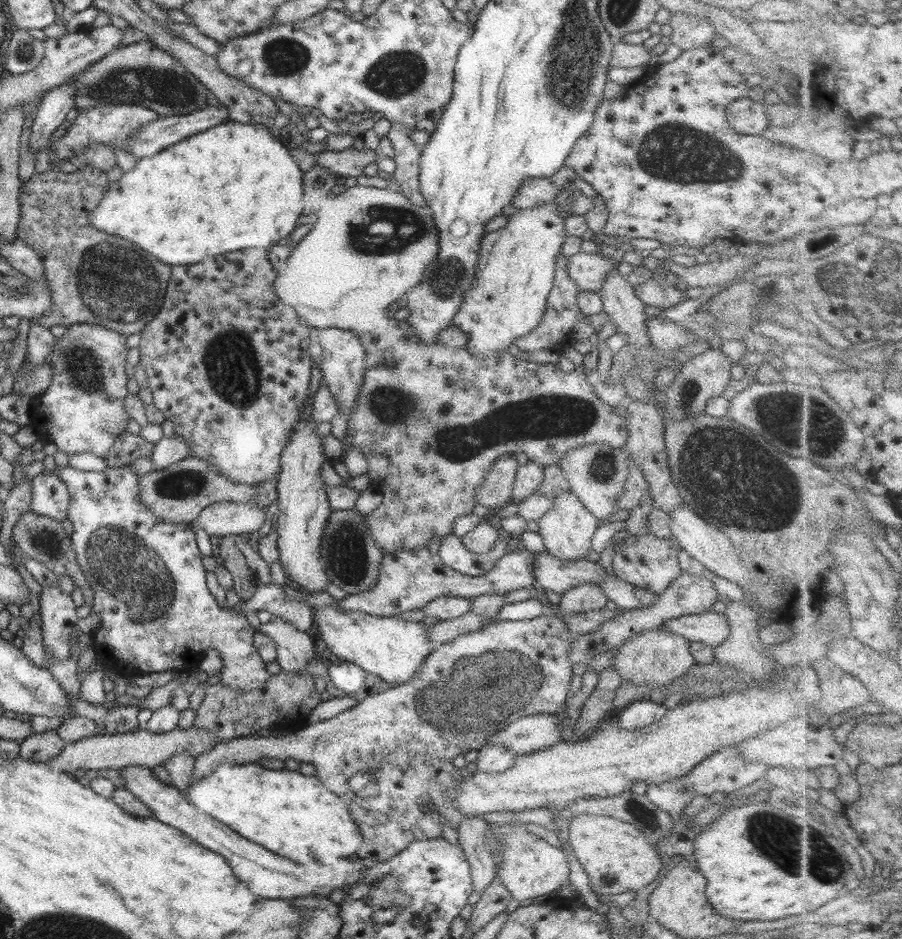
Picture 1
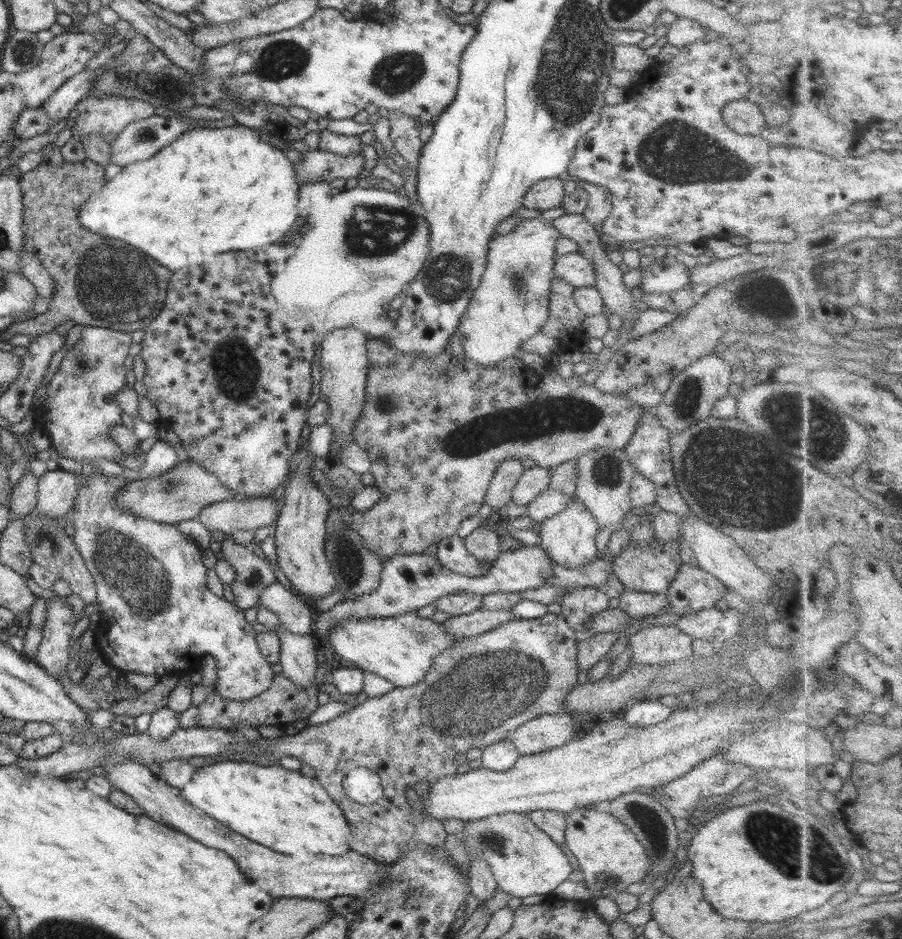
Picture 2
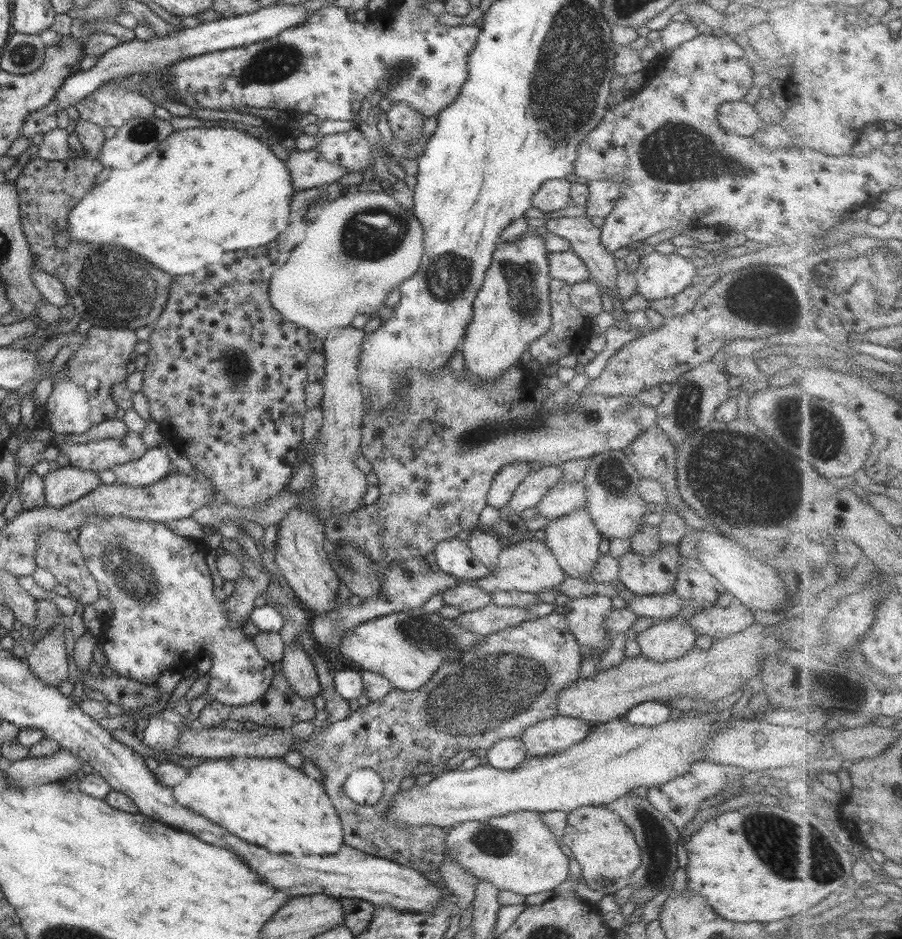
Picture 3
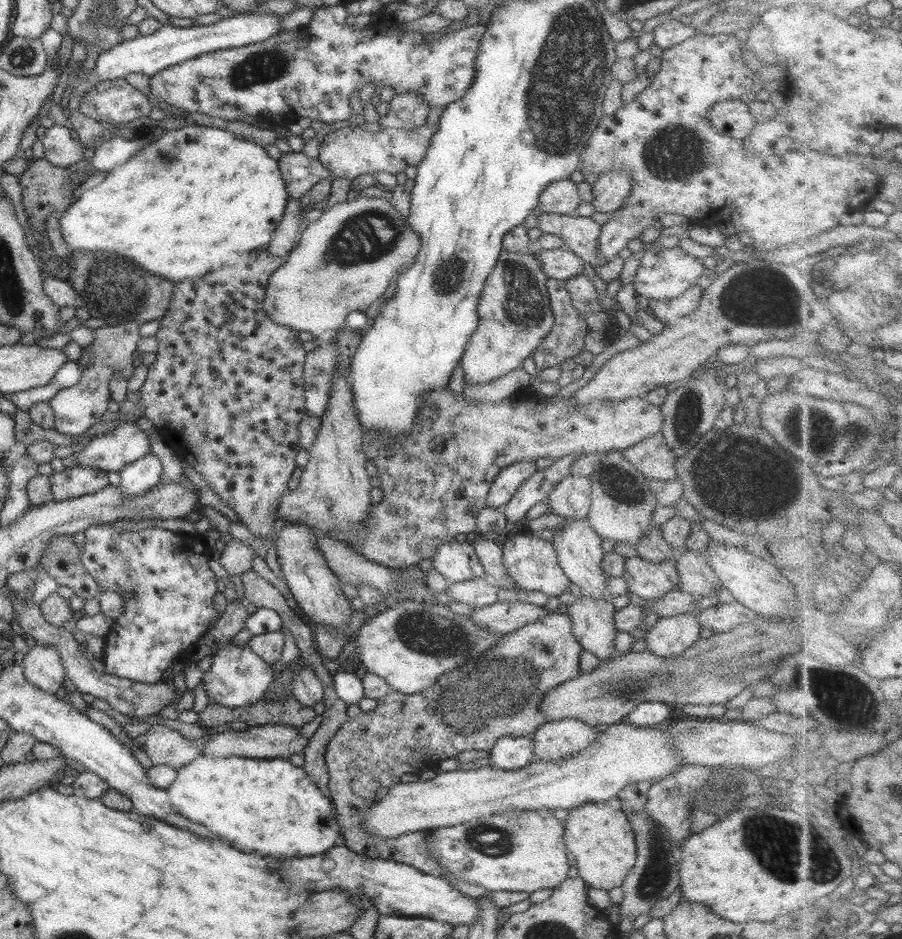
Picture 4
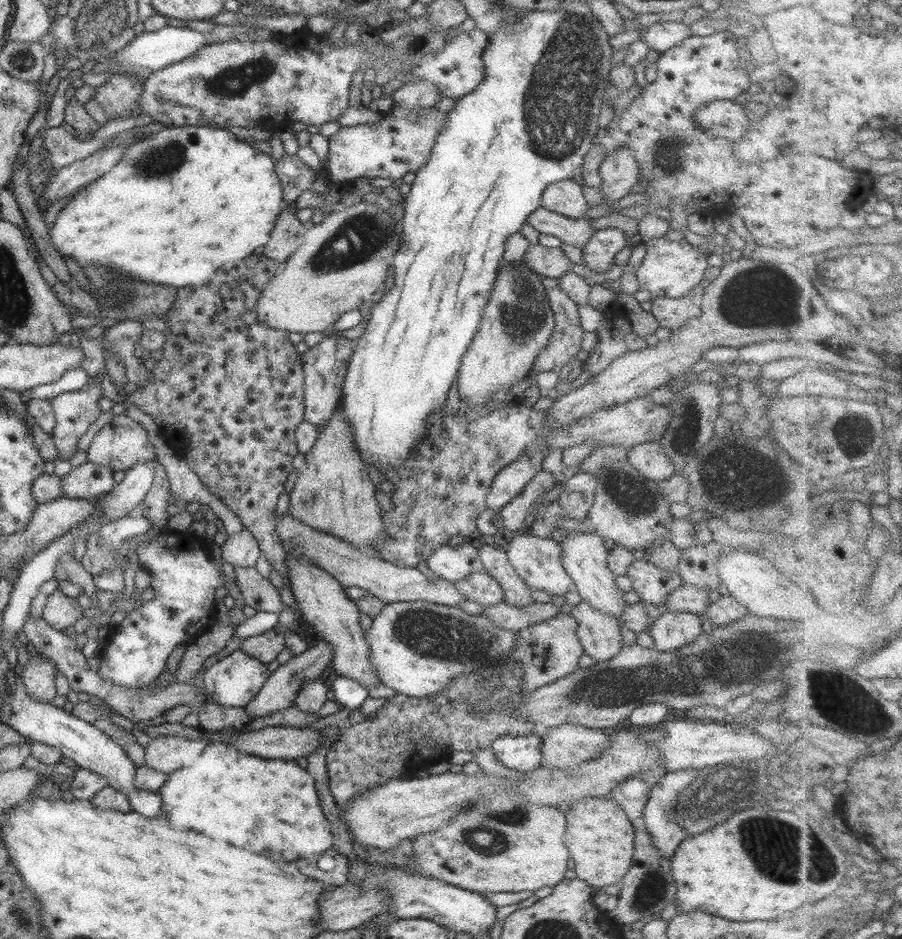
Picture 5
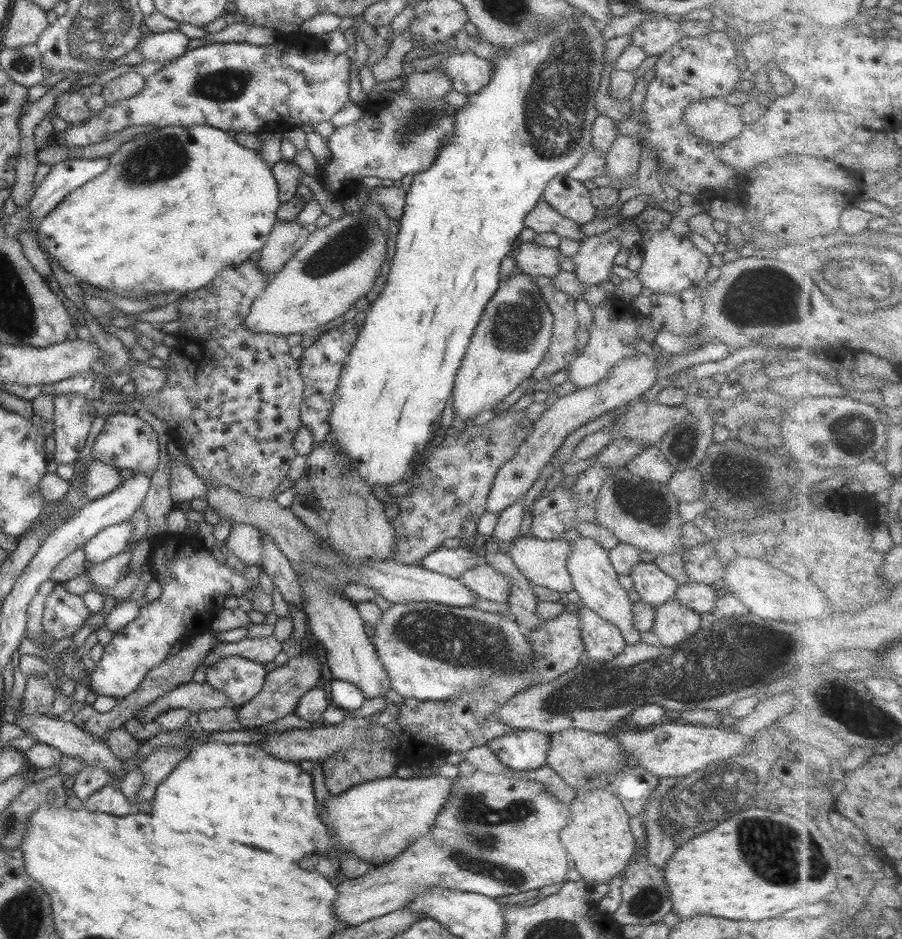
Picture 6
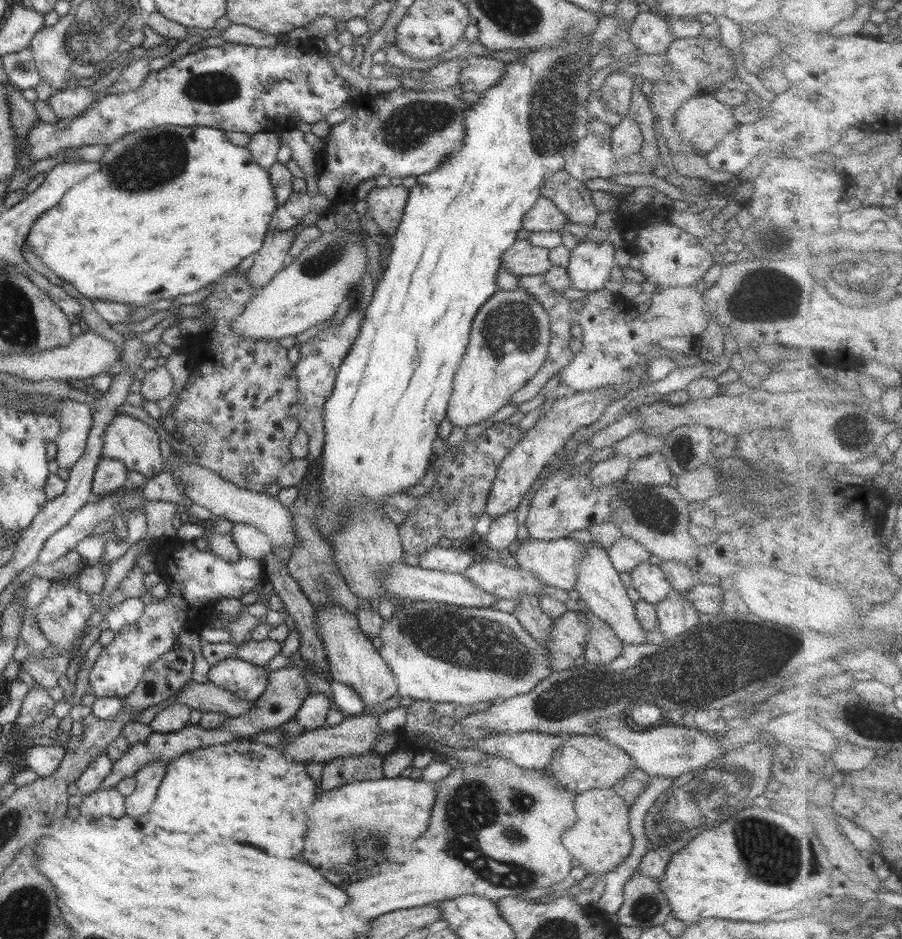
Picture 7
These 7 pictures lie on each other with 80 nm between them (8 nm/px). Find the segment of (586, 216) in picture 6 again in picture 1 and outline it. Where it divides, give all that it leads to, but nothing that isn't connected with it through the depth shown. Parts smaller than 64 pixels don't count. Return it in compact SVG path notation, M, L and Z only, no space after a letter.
M528 178L519 184L519 189L513 194L510 206L512 208L528 208L554 201L560 191L547 178Z

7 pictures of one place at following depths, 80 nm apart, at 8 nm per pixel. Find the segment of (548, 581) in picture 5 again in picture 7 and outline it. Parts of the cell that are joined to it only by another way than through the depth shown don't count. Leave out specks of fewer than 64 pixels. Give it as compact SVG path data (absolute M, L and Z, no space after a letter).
M528 538L517 541L511 551L516 557L517 566L531 572L542 584L570 591L575 588L575 566L585 553L583 546L584 543L578 543L571 538L560 538L554 541Z

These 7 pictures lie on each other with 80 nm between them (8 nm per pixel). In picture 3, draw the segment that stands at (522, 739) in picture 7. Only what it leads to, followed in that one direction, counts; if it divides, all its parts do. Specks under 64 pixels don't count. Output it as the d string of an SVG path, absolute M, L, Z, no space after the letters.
M519 737L498 740L487 750L487 764L496 770L512 770L527 757Z

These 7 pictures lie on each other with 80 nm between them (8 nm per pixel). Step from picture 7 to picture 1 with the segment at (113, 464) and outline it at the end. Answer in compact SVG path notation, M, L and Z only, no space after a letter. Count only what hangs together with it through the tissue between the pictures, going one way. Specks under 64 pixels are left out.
M42 472L31 480L31 513L62 523L67 519L68 506L67 484L59 476Z

